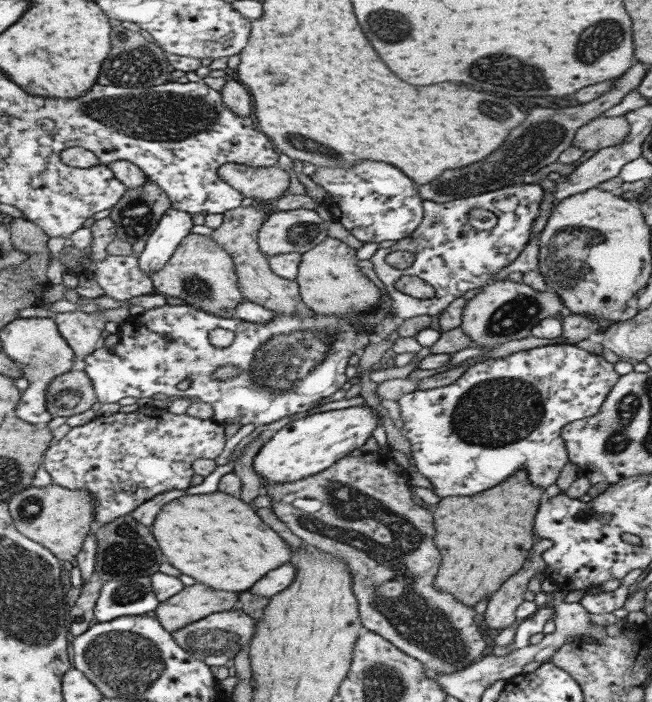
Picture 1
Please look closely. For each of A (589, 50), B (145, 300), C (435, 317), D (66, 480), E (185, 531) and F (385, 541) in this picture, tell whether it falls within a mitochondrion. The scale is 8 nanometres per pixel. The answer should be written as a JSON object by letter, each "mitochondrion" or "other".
{"A":"mitochondrion","B":"other","C":"other","D":"other","E":"other","F":"mitochondrion"}

